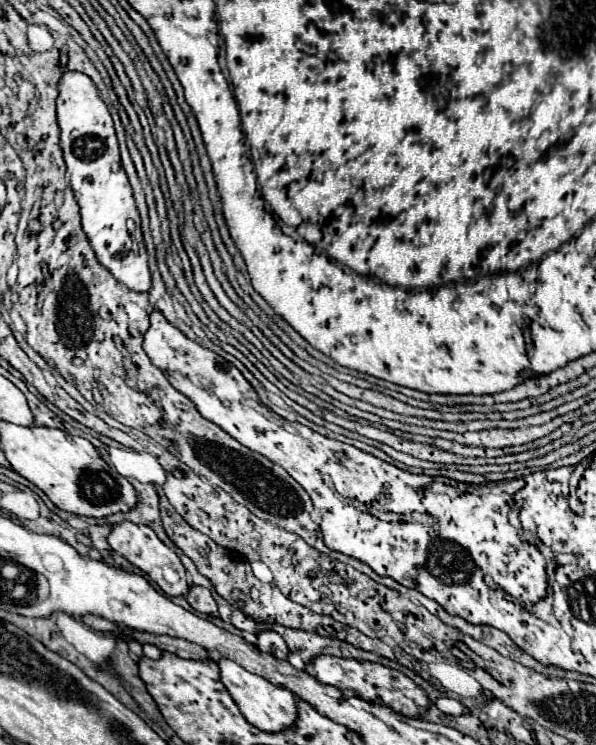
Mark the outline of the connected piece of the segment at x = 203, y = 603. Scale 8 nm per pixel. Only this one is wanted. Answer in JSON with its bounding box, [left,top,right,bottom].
[187,586,219,616]

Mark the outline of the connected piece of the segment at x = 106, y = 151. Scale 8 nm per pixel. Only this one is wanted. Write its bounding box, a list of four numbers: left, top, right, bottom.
[57,72,151,292]

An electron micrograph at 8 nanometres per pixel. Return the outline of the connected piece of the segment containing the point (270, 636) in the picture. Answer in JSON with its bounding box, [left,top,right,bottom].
[257,632,289,660]

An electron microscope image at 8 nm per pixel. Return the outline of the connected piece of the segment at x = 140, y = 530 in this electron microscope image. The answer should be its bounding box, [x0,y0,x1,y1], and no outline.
[109,522,189,598]

